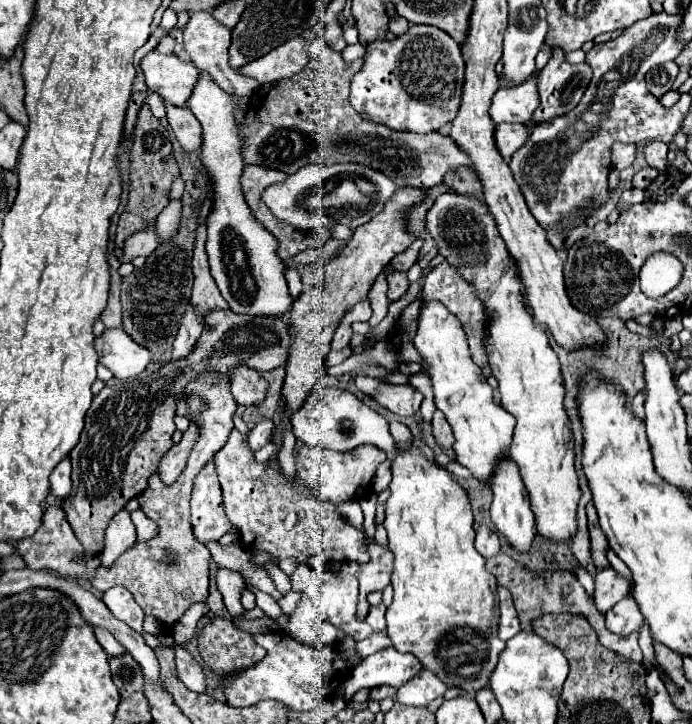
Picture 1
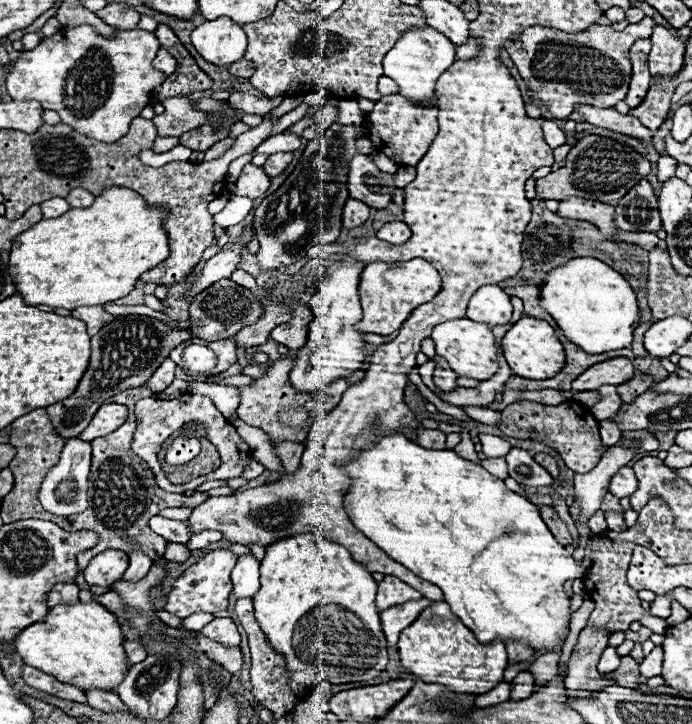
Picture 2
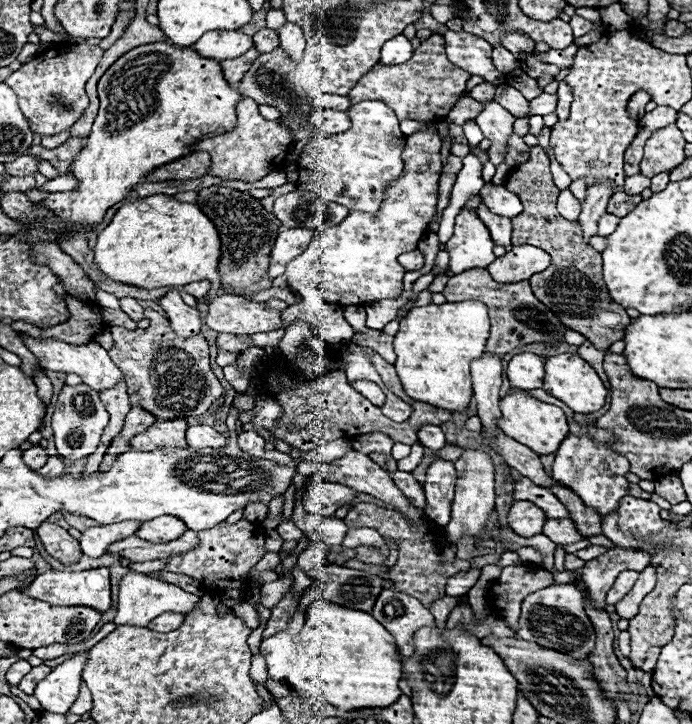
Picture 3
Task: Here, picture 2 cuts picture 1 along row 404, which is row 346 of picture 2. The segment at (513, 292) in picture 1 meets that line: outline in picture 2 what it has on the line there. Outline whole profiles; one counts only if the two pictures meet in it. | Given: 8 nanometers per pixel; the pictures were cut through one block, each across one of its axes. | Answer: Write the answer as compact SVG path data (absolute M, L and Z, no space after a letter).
M524 316L522 320L510 326L506 336L502 338L502 350L514 374L528 380L548 380L548 376L556 376L566 362L564 346L556 338L554 328L546 320L538 320L530 316Z

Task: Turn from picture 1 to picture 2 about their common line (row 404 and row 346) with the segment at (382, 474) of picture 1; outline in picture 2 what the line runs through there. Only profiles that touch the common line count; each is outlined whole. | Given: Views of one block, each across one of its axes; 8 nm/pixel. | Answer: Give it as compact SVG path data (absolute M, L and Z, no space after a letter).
M344 258L342 262L334 262L332 266L326 268L324 282L320 284L318 292L308 302L308 308L312 310L314 320L310 322L306 344L294 356L294 366L290 370L290 384L292 384L292 388L296 388L300 392L318 392L324 386L336 382L338 378L348 378L352 372L360 370L362 364L366 362L366 354L368 352L366 352L364 332L360 332L356 328L356 324L362 318L362 308L360 308L360 298L358 298L358 280L360 280L362 266L364 266L362 262L356 262L352 258Z

